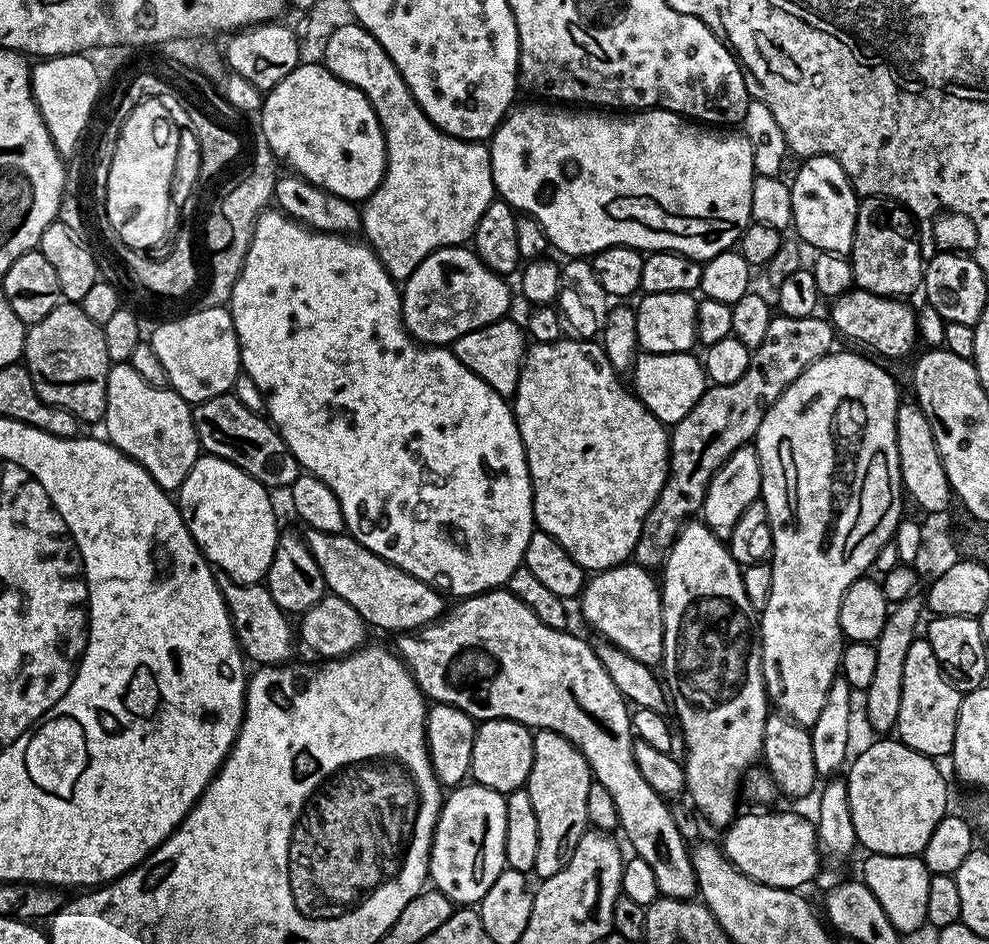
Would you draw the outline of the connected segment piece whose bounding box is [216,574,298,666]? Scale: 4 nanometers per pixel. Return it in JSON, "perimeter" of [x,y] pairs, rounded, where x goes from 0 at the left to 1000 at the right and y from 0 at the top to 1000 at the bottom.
{"perimeter":[[[219,609],[220,625],[224,625],[224,633],[231,643],[235,656],[235,666],[243,689],[256,704],[270,706],[273,703],[289,703],[296,698],[295,685],[300,685],[301,678],[297,673],[297,661],[283,645],[281,638],[277,638],[270,618],[246,619],[234,614],[231,610]]]}

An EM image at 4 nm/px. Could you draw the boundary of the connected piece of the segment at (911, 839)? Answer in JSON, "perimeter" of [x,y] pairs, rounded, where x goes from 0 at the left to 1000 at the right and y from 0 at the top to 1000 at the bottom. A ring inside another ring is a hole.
{"perimeter":[[[886,782],[863,805],[865,801],[856,810],[855,825],[859,867],[863,867],[869,897],[887,907],[930,907],[940,892],[940,883],[944,883],[944,875],[960,859],[959,831],[946,810],[949,808],[920,794],[906,782]]]}

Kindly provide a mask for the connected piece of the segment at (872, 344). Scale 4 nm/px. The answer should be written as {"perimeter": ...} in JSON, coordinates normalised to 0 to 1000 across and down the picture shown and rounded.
{"perimeter":[[[862,304],[840,319],[841,335],[839,342],[846,353],[858,356],[861,360],[867,360],[870,364],[875,364],[878,369],[883,369],[887,373],[885,376],[890,377],[914,377],[921,371],[925,364],[928,364],[927,351],[927,327],[921,326],[918,320],[905,314],[889,314],[883,309],[878,309],[874,305]]]}

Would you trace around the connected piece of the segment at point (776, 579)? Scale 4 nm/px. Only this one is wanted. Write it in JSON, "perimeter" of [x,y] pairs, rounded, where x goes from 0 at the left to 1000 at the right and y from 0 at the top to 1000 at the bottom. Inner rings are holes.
{"perimeter":[[[842,371],[837,376],[827,379],[818,390],[815,391],[805,404],[803,404],[796,413],[791,417],[791,422],[787,422],[787,426],[783,426],[783,430],[779,430],[779,434],[775,439],[775,443],[770,443],[770,451],[766,451],[766,460],[762,467],[762,474],[766,485],[768,486],[768,524],[771,529],[775,540],[779,544],[779,557],[781,558],[781,587],[779,596],[781,600],[781,620],[779,621],[779,633],[775,638],[772,647],[766,653],[766,673],[768,676],[768,700],[770,701],[770,714],[772,715],[772,730],[777,733],[777,739],[780,749],[786,755],[798,758],[804,767],[812,767],[820,769],[823,765],[827,765],[827,756],[831,756],[831,748],[835,748],[835,735],[839,731],[842,720],[846,719],[847,709],[849,706],[849,693],[851,690],[851,671],[849,668],[849,643],[851,642],[851,633],[855,629],[855,625],[866,614],[871,613],[883,601],[885,589],[892,578],[901,573],[906,567],[906,559],[910,556],[912,543],[910,537],[913,536],[915,526],[912,524],[912,510],[910,506],[910,486],[908,485],[908,472],[906,471],[906,434],[908,431],[908,423],[906,424],[906,407],[902,404],[902,398],[894,390],[889,390],[885,386],[885,380],[877,381],[874,377],[869,377],[866,373],[848,373]]]}

